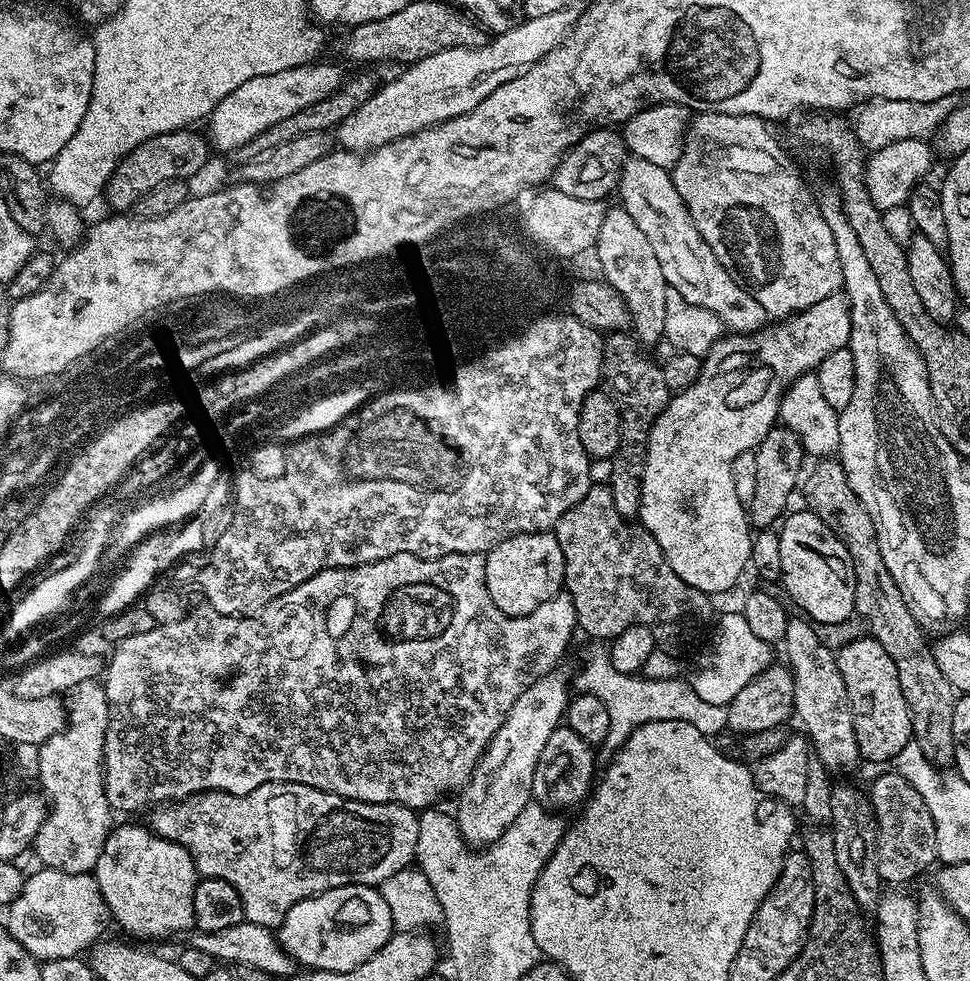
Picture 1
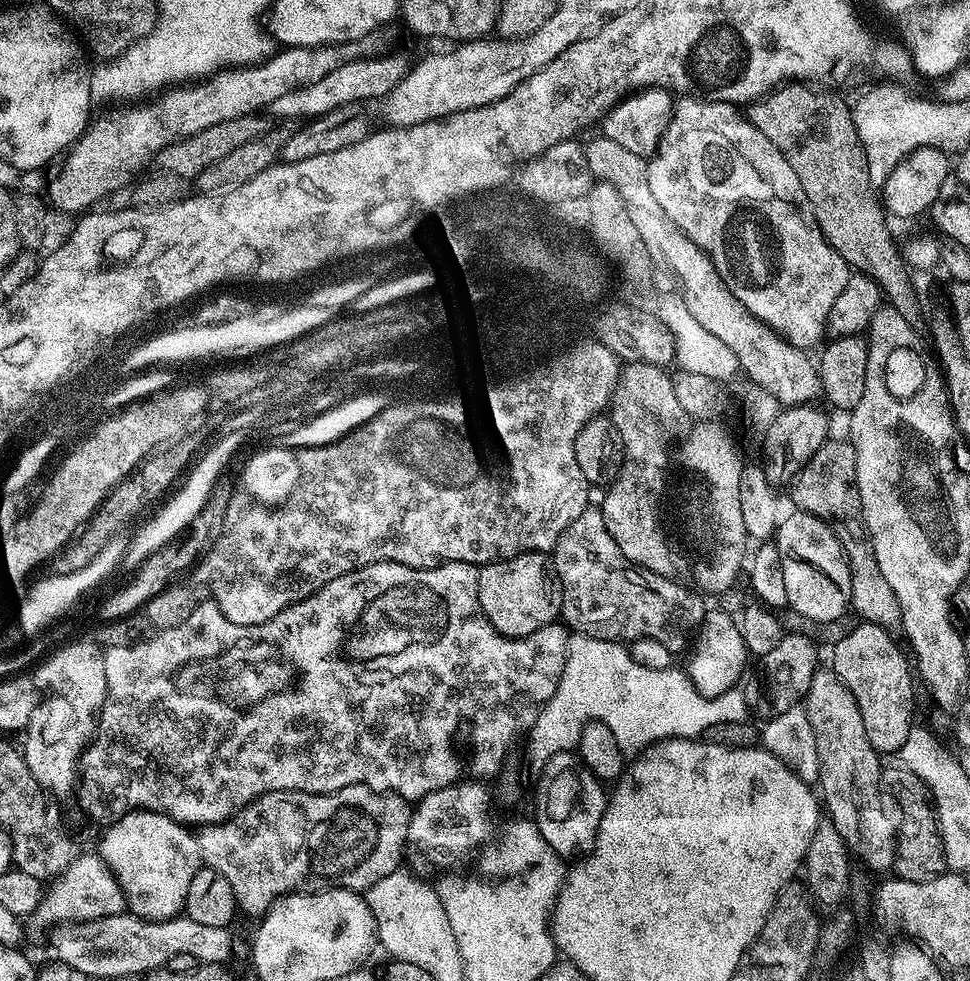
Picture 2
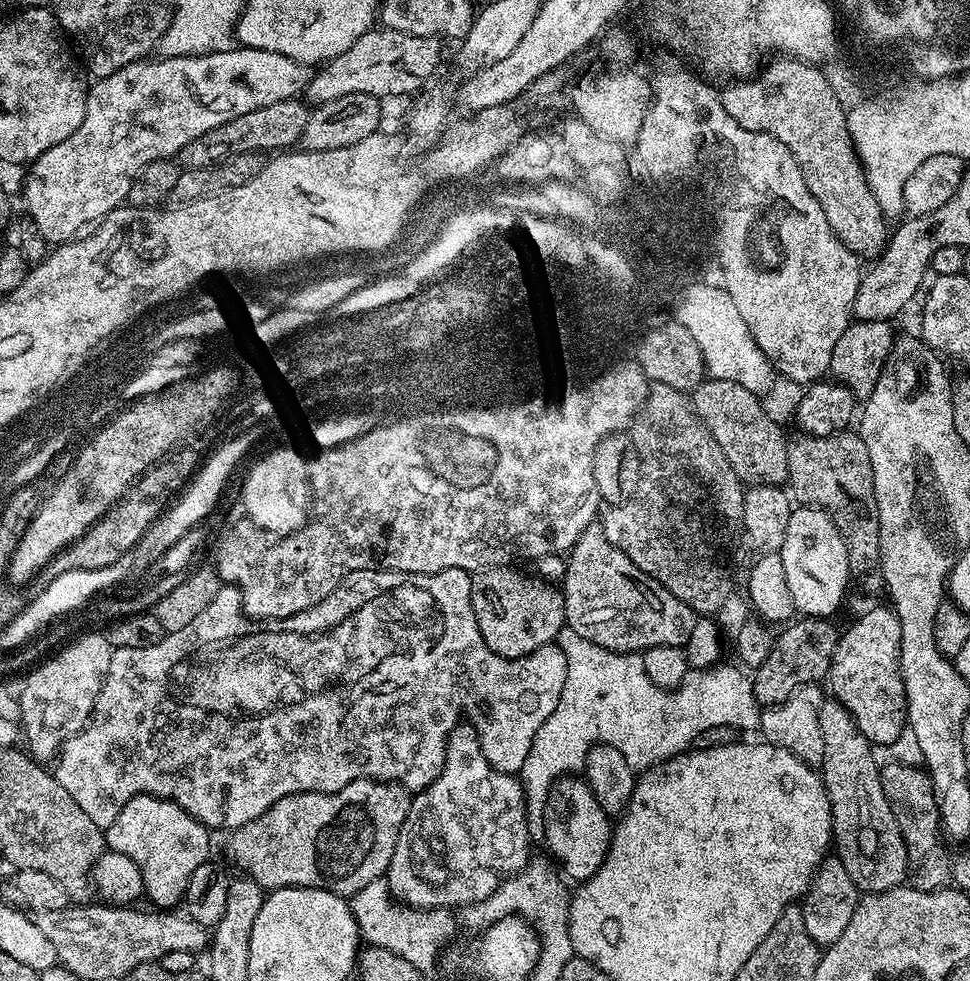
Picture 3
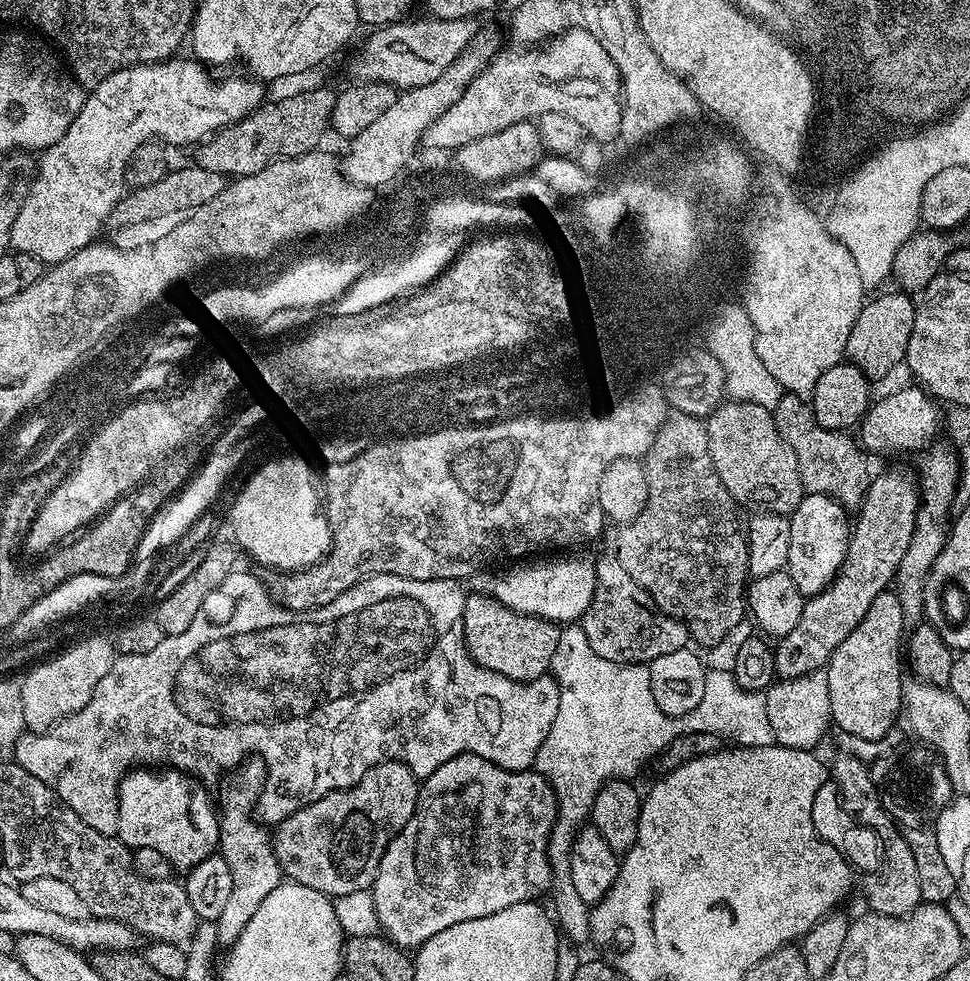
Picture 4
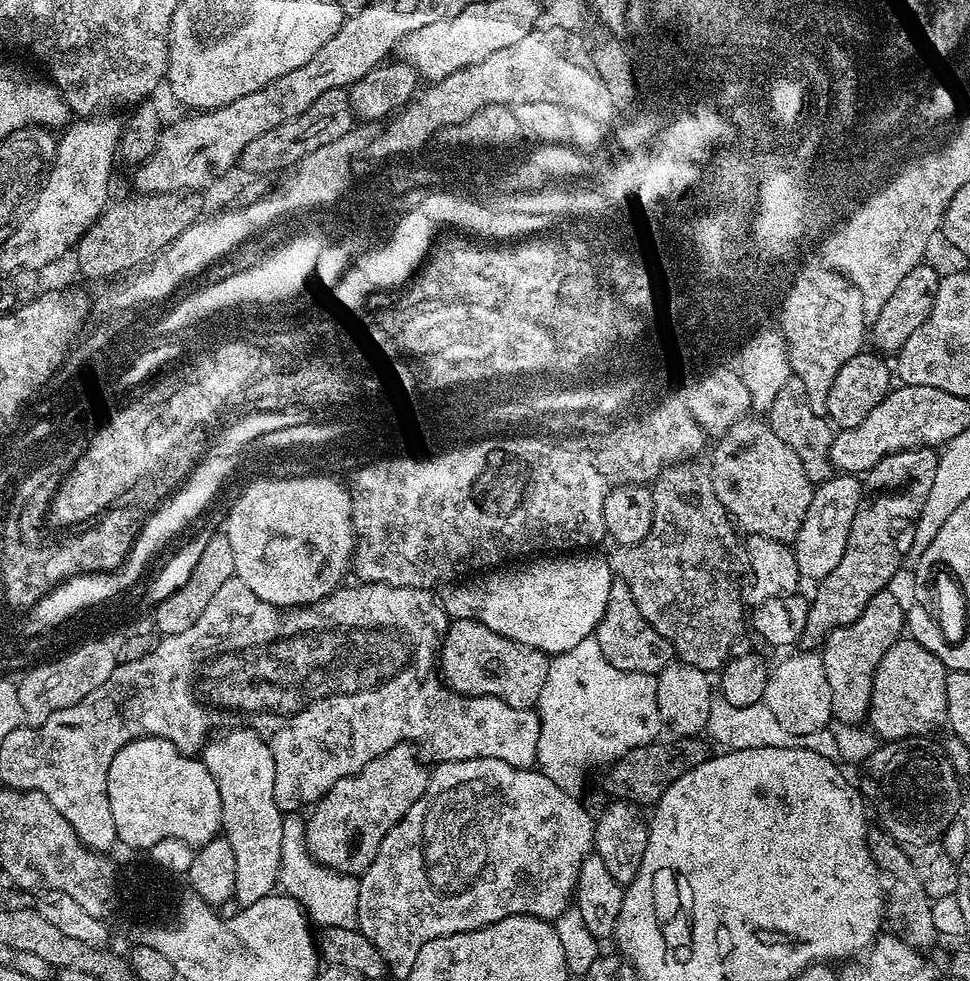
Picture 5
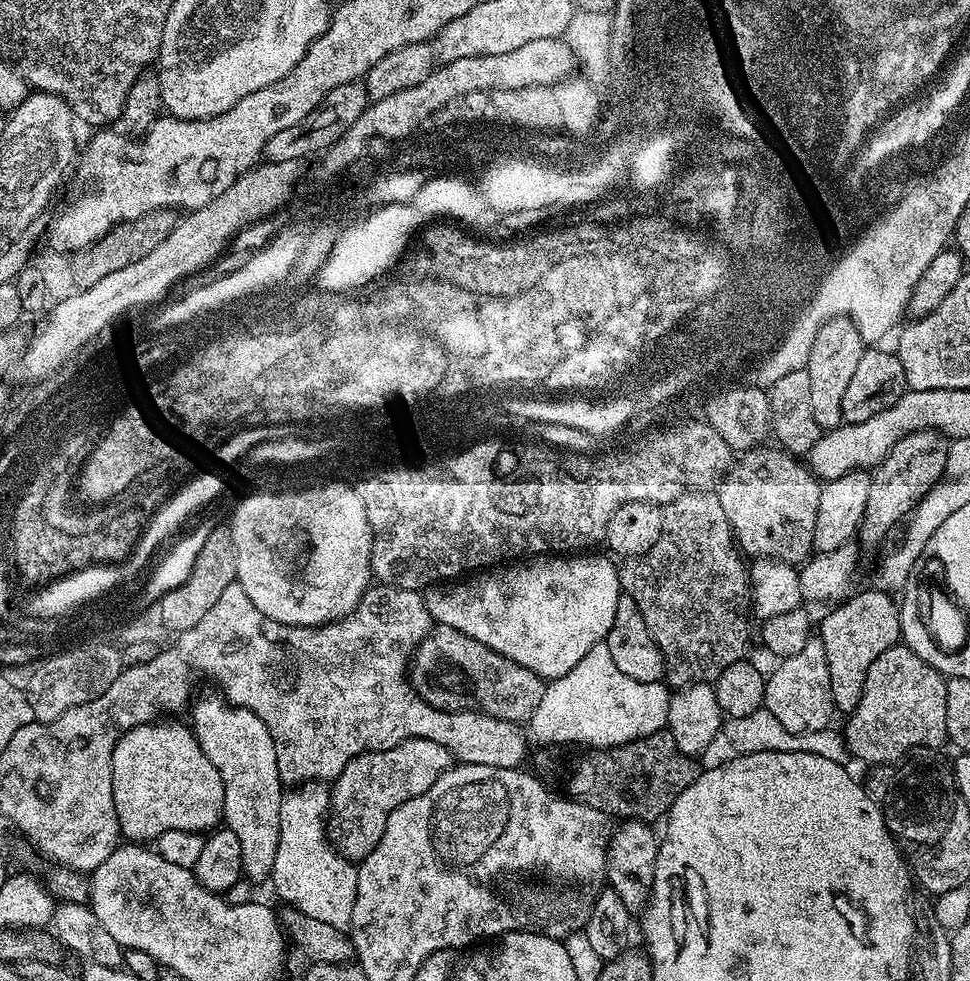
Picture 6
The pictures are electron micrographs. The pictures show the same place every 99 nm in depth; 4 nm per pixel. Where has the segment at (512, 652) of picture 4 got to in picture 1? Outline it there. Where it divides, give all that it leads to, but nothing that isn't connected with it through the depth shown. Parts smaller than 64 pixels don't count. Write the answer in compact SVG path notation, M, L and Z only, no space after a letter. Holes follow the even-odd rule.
M551 531L520 532L517 536L508 536L498 546L494 546L484 556L484 577L486 590L490 590L490 598L498 610L507 616L525 616L538 606L556 599L564 588L564 555L562 546L558 546L558 538Z

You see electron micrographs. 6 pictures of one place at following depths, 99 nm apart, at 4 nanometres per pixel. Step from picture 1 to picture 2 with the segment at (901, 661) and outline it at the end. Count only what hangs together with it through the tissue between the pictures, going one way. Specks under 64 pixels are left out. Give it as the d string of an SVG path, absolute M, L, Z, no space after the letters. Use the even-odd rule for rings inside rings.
M829 438L823 446L806 462L806 466L796 476L790 488L790 499L797 509L806 514L814 514L828 524L829 530L838 538L850 566L850 608L861 621L877 624L879 628L895 630L901 627L900 603L894 598L890 582L878 567L874 558L874 546L864 525L864 515L860 509L860 495L856 489L856 455L854 446L847 439Z

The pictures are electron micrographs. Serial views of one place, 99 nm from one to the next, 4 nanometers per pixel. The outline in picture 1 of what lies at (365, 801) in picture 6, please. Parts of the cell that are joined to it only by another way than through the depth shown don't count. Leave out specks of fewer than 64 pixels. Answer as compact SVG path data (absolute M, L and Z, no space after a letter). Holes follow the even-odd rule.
M270 782L241 796L229 792L199 792L185 800L155 805L147 816L147 827L156 835L188 849L201 877L222 878L238 890L247 923L273 930L279 929L295 904L311 896L347 884L383 884L386 878L415 861L418 846L419 822L413 809L402 804L346 800L333 792L294 782Z

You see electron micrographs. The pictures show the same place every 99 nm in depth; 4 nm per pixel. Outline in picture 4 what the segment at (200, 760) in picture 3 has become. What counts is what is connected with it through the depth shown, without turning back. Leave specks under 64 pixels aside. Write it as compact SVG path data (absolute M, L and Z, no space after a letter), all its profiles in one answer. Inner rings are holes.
M373 576L372 592L378 594L377 598L380 598L380 602L382 602L382 594L384 596L388 594L388 598L384 602L396 602L396 600L412 602L412 620L408 620L408 624L406 622L402 622L402 624L400 622L362 622L360 644L362 646L366 644L366 652L355 654L351 659L340 658L342 660L340 670L334 670L332 674L320 674L320 676L331 677L332 680L344 680L344 684L332 684L332 692L328 692L328 684L324 684L324 680L328 680L328 678L320 678L320 700L316 700L316 696L312 696L312 700L288 700L286 710L274 710L276 708L274 700L224 700L224 704L212 704L212 700L196 700L198 712L192 712L192 720L188 720L188 716L184 716L184 712L180 712L180 708L176 708L176 696L172 696L172 672L176 672L176 676L180 676L180 664L188 659L188 632L177 636L165 636L161 645L155 647L150 654L117 655L113 659L106 678L102 678L98 682L98 686L94 686L94 694L90 694L90 702L86 702L86 706L82 706L80 712L68 716L65 720L59 720L53 728L47 728L44 732L25 731L16 743L14 763L22 766L22 770L30 770L30 774L34 774L34 778L46 782L46 786L50 786L50 790L54 790L61 802L70 806L70 810L74 810L74 814L78 814L78 818L82 818L82 822L86 822L86 826L94 826L94 830L107 836L116 836L120 782L130 770L141 766L167 766L169 769L183 772L192 778L197 776L200 780L216 780L219 778L220 772L226 771L227 768L235 770L249 757L259 758L264 762L264 789L260 791L260 796L256 800L254 812L268 826L280 824L290 814L310 806L310 802L318 802L326 794L336 792L339 788L354 786L371 768L387 760L402 762L417 778L432 776L434 770L438 770L438 766L450 762L450 758L461 756L464 752L472 752L511 772L529 771L535 765L536 755L542 742L546 742L546 734L550 730L550 726L554 726L554 717L558 715L558 686L555 680L551 675L545 674L537 680L521 682L506 678L494 670L486 670L481 664L475 664L468 652L468 646L464 642L466 592L460 589L461 585L455 580L421 580L419 584L411 584L410 580L410 578L401 576ZM172 644L176 644L176 664L172 664ZM164 660L168 660L168 664L164 664ZM164 668L168 668L168 672L164 672ZM208 704L210 704L210 712L208 712ZM227 720L228 725L225 726L224 732L216 732Z

